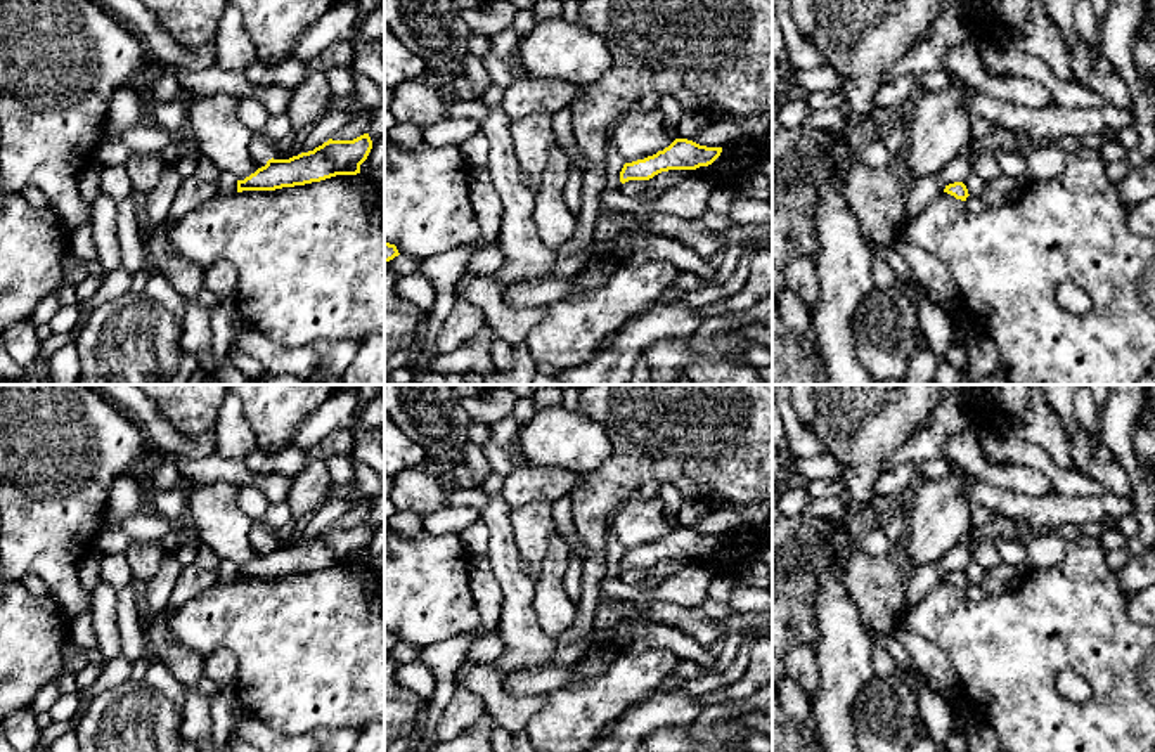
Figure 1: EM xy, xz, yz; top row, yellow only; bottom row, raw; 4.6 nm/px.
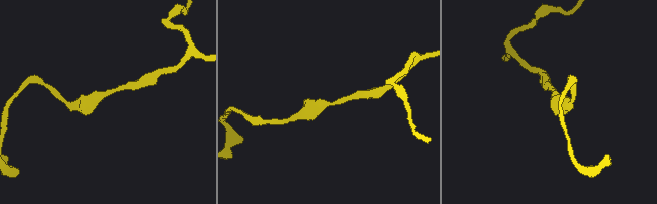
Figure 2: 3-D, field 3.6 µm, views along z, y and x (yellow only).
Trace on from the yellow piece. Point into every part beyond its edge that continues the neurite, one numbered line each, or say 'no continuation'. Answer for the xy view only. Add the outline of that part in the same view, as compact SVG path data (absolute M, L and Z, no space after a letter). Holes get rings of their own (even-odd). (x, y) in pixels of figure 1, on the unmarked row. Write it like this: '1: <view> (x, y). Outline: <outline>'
no continuation

